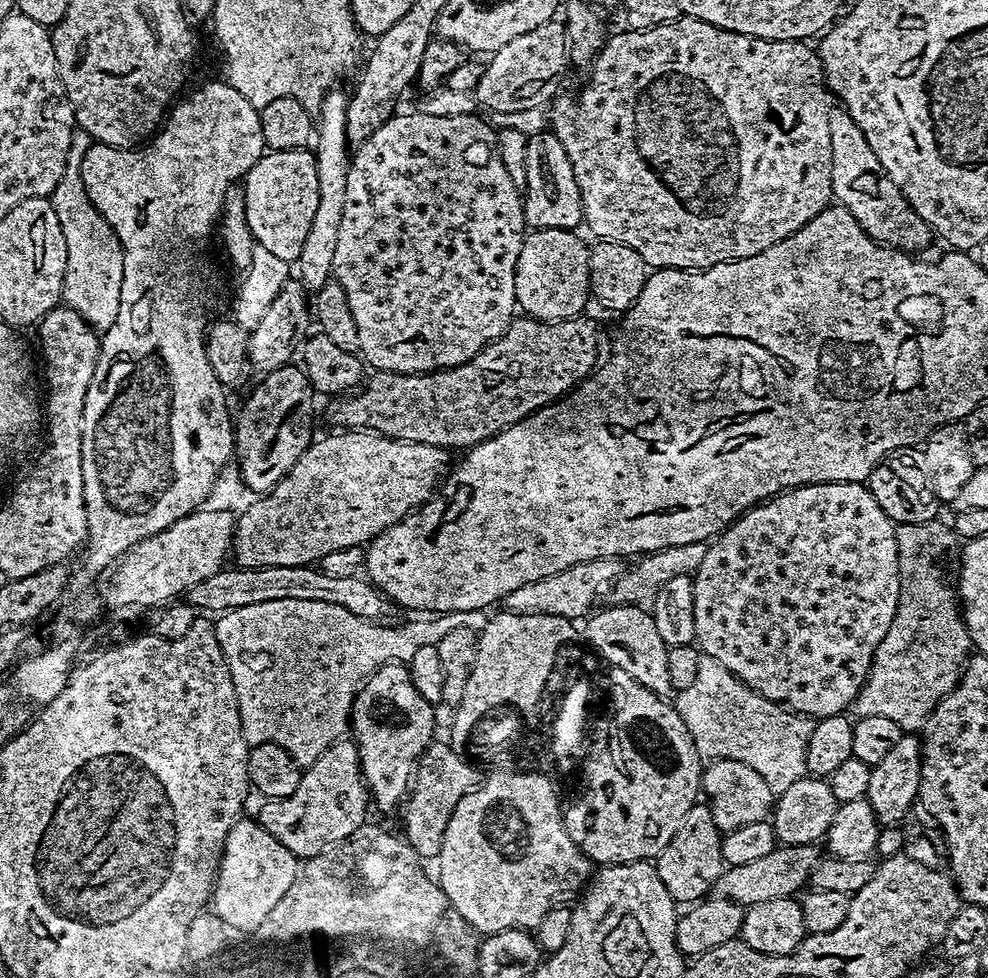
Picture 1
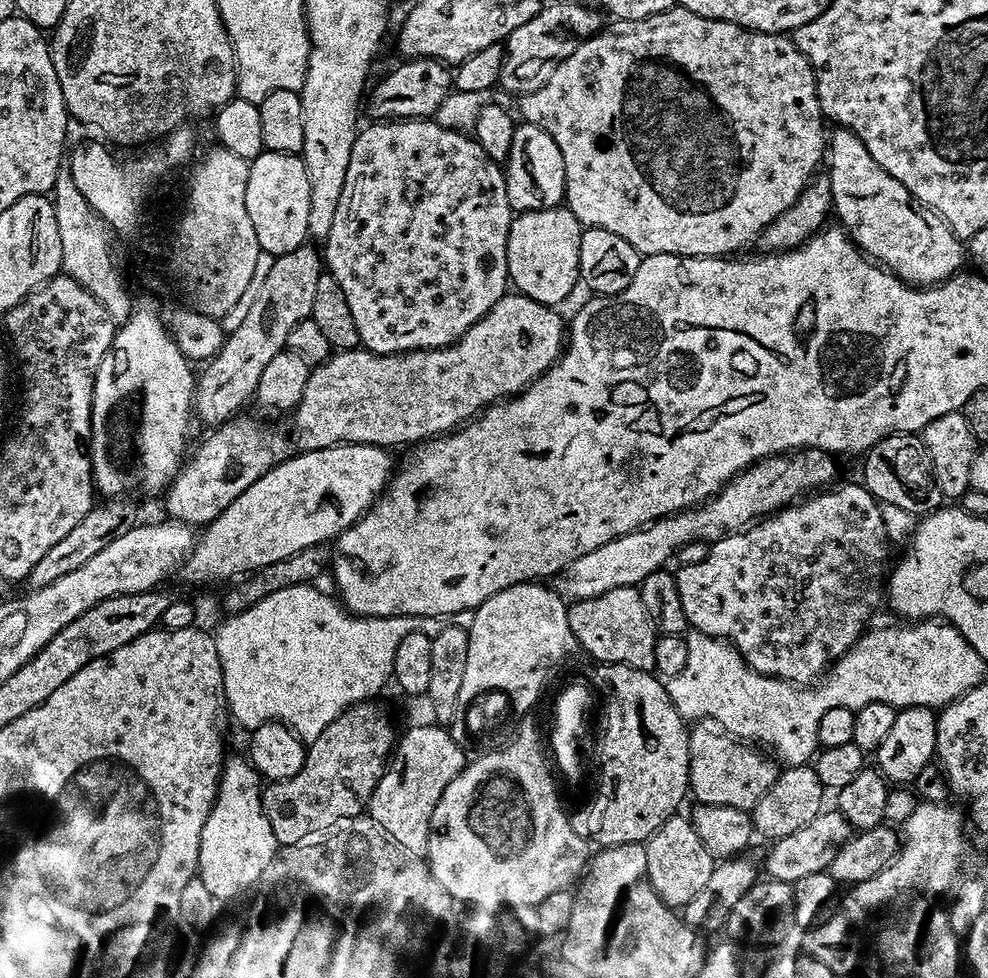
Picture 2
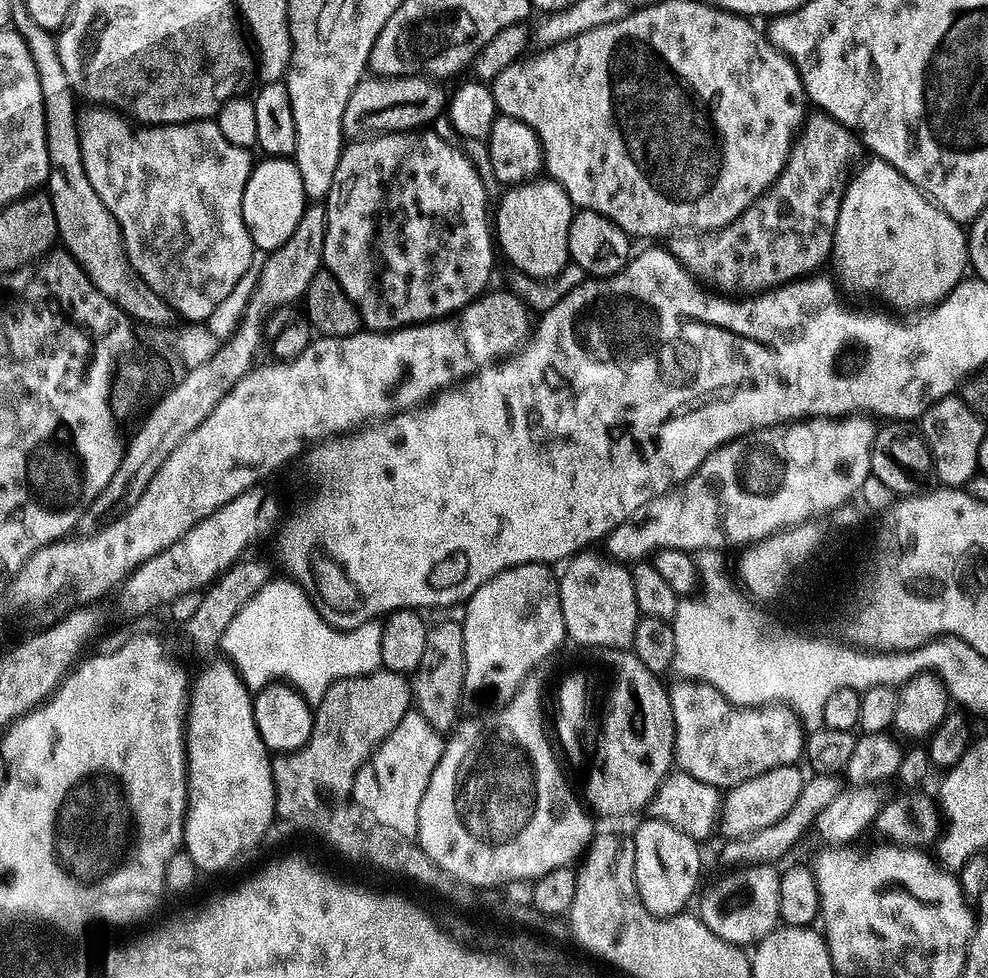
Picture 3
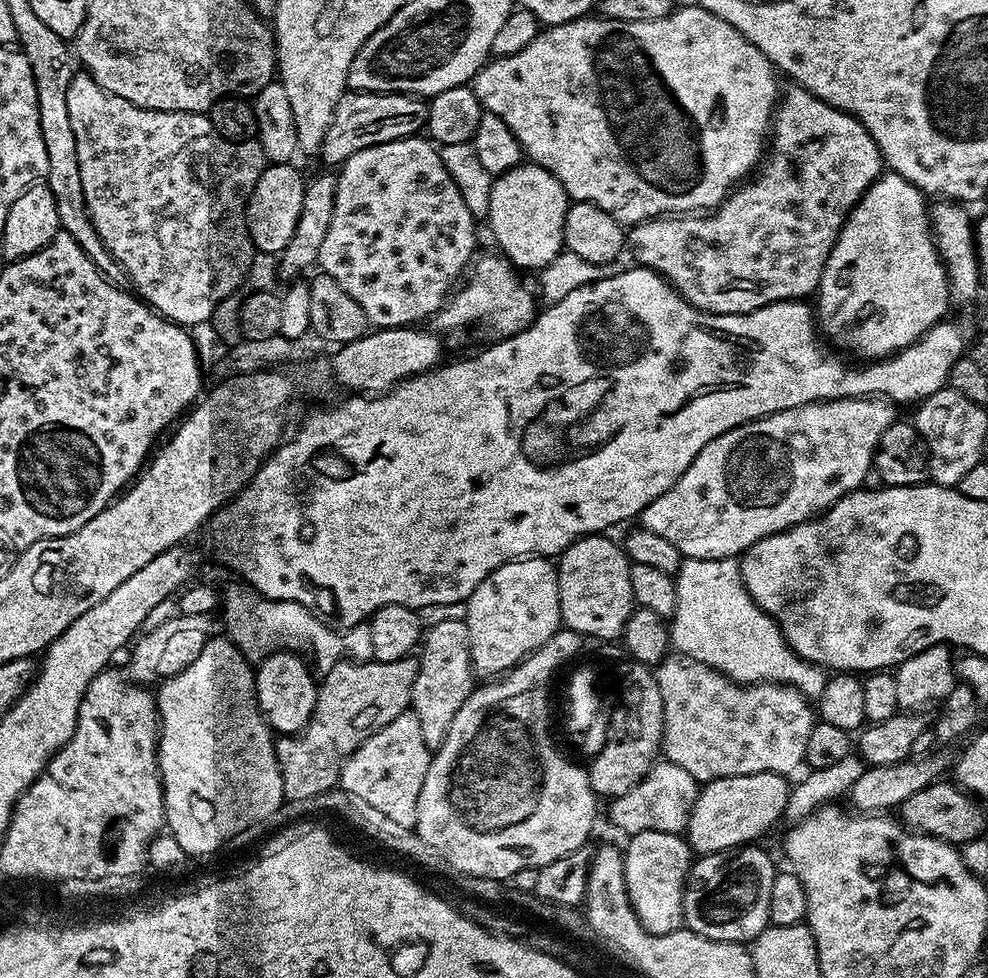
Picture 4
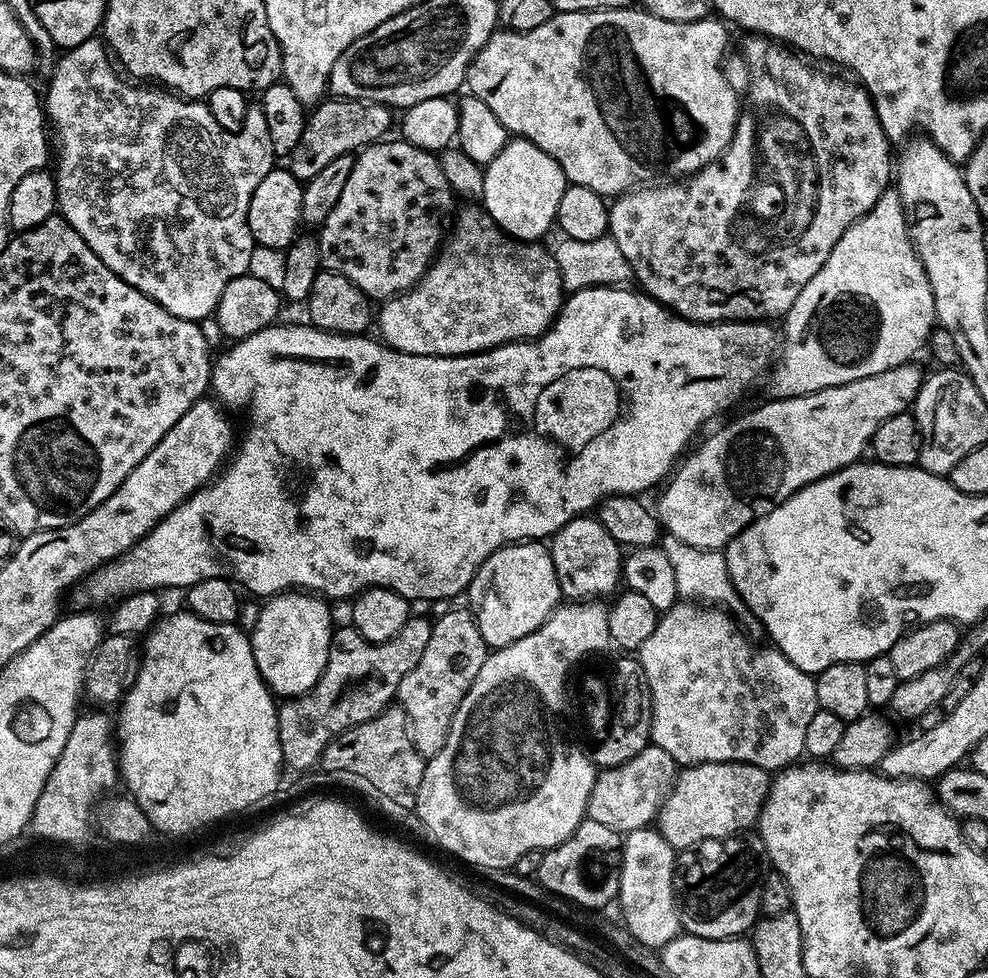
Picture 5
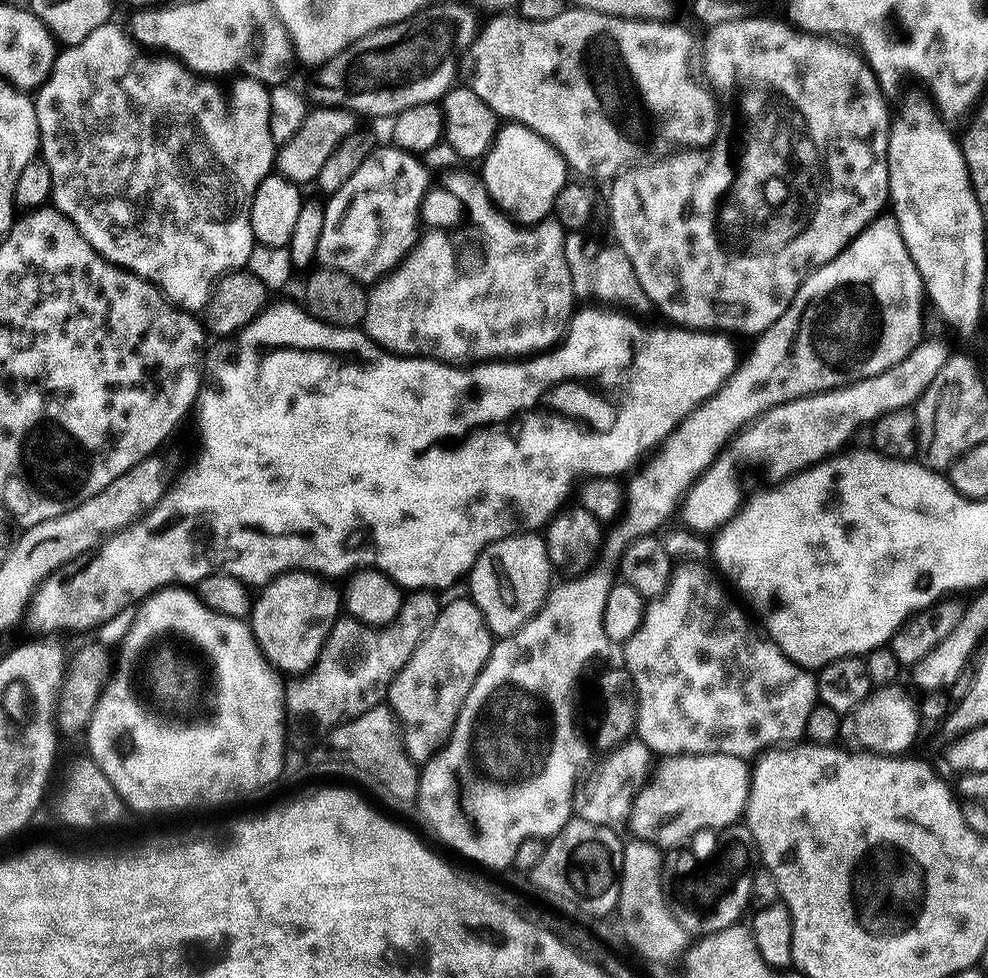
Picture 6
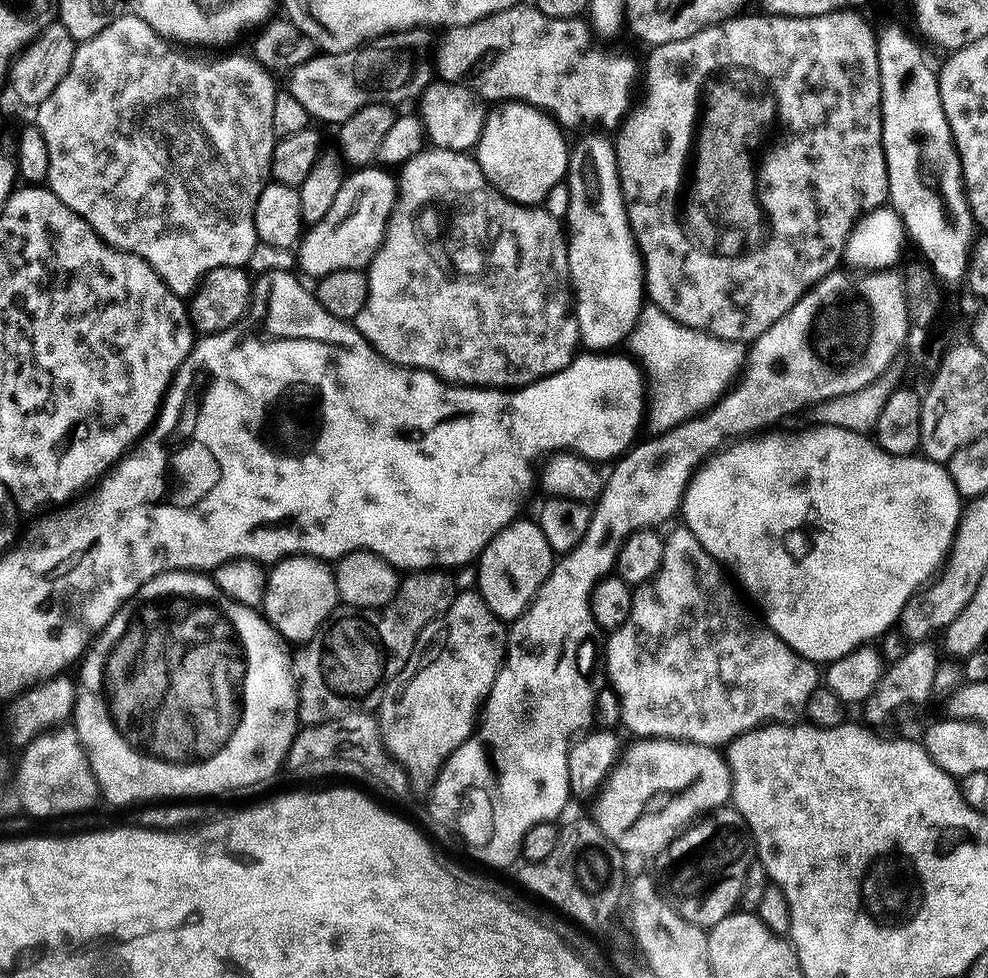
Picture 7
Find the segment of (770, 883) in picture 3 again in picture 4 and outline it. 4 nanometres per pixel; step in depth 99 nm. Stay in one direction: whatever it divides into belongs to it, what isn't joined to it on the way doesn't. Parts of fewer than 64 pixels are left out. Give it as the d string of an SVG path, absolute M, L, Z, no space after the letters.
M748 846L743 849L725 868L720 868L700 889L696 892L696 900L700 904L692 902L684 905L683 923L688 931L697 932L699 936L705 936L711 940L721 940L731 944L744 944L756 939L761 930L769 927L768 907L770 906L770 886L774 882L778 871L777 865L772 865L772 860L763 852L760 846Z

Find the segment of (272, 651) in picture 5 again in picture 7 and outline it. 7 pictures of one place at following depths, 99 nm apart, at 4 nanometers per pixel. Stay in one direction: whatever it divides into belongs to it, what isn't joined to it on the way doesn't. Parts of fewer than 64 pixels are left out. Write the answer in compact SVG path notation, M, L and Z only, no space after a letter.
M287 556L285 560L277 560L271 565L264 586L262 615L276 629L277 636L285 641L293 640L293 645L303 645L323 626L326 618L337 607L336 574L325 561L317 560L315 556Z

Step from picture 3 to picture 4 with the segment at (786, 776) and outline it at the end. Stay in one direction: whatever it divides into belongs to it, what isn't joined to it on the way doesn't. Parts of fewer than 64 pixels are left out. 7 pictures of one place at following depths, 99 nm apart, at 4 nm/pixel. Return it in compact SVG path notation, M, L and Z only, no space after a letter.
M759 772L745 776L726 776L717 780L709 780L697 791L696 800L692 804L692 812L688 817L686 839L693 853L724 852L727 848L739 849L741 846L751 845L763 832L768 832L784 814L784 807L788 801L790 784L779 772Z

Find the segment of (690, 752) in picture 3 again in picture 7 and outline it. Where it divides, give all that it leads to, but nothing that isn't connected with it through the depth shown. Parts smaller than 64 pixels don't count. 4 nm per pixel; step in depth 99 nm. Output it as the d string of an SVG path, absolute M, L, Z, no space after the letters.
M687 526L679 527L664 536L662 566L658 574L653 580L639 585L633 591L630 618L626 618L626 622L622 622L622 626L615 628L607 637L608 649L604 652L604 664L608 667L607 683L620 699L620 719L623 727L628 727L633 732L631 735L636 738L688 740L691 744L727 746L735 736L741 736L743 732L748 732L752 728L759 728L769 722L786 724L795 721L804 711L806 698L810 698L810 694L814 694L814 690L821 683L822 676L817 665L802 654L798 654L786 642L782 642L782 638L778 638L774 630L769 628L759 615L748 616L743 602L740 601L741 593L734 587L733 581L724 580L726 572L720 561L714 559L701 546L698 538L694 538L694 534Z

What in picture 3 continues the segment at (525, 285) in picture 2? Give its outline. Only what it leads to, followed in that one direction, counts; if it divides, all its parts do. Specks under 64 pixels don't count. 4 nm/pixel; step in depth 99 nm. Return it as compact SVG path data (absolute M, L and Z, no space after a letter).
M538 178L526 184L519 184L507 189L508 192L500 200L500 205L494 208L494 240L511 267L536 280L549 281L559 275L570 263L568 252L568 235L574 215L572 199L562 190L562 186L551 178Z

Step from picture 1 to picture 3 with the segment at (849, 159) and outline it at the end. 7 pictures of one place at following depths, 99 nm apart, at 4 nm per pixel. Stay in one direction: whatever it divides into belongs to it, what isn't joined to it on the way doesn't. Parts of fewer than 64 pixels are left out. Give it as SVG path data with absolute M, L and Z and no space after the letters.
M875 158L869 161L869 164L861 163L851 173L848 189L844 191L842 206L838 210L830 257L831 263L836 263L834 276L845 293L853 292L856 296L881 296L889 304L889 309L897 308L892 309L897 313L916 314L945 300L950 290L954 290L954 286L958 286L961 280L965 279L970 268L968 238L958 221L941 212L902 173L894 170L894 166Z

